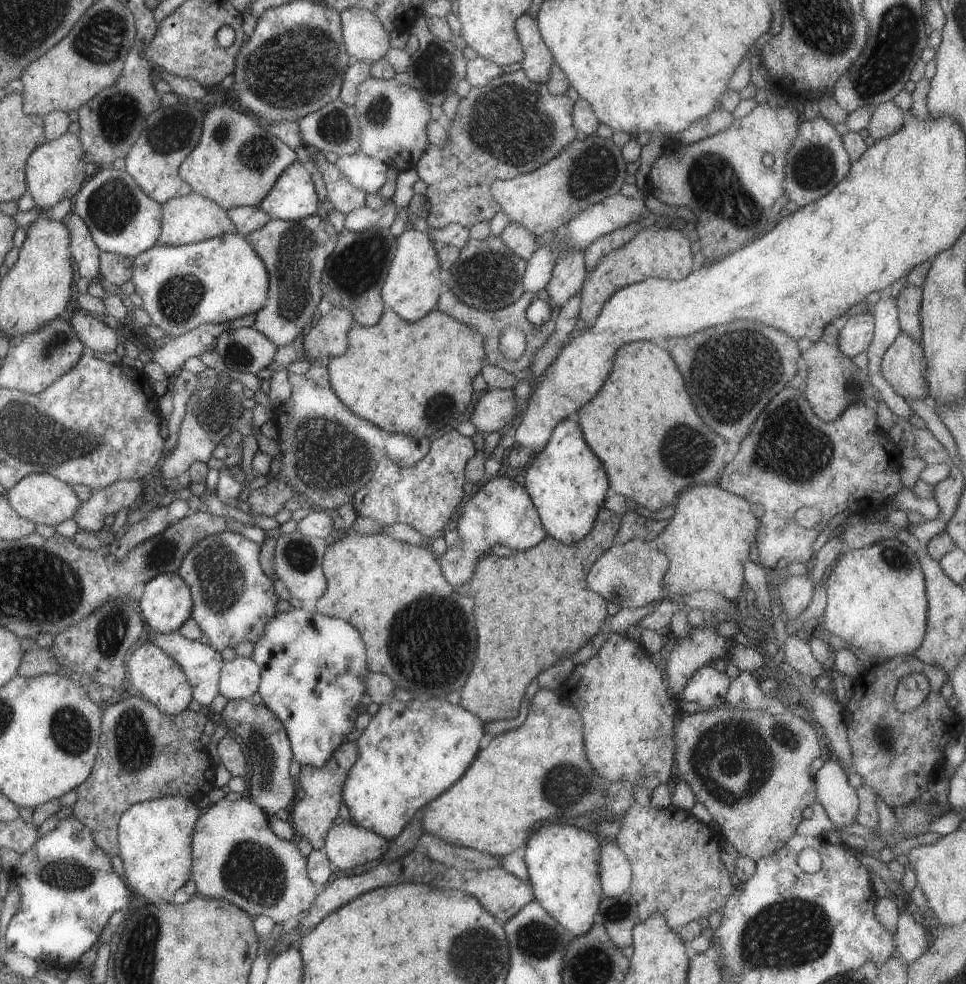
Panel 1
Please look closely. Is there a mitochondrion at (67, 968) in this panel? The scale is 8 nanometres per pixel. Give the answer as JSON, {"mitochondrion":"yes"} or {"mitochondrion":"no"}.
{"mitochondrion":"no"}

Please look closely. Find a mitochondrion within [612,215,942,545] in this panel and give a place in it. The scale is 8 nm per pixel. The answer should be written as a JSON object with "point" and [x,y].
{"point":[788,435]}

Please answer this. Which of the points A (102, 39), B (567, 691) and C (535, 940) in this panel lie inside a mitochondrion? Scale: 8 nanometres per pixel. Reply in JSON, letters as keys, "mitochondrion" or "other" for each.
{"A":"mitochondrion","B":"other","C":"mitochondrion"}

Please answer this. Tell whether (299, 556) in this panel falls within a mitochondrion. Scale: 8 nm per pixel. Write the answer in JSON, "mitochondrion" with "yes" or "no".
{"mitochondrion":"yes"}

